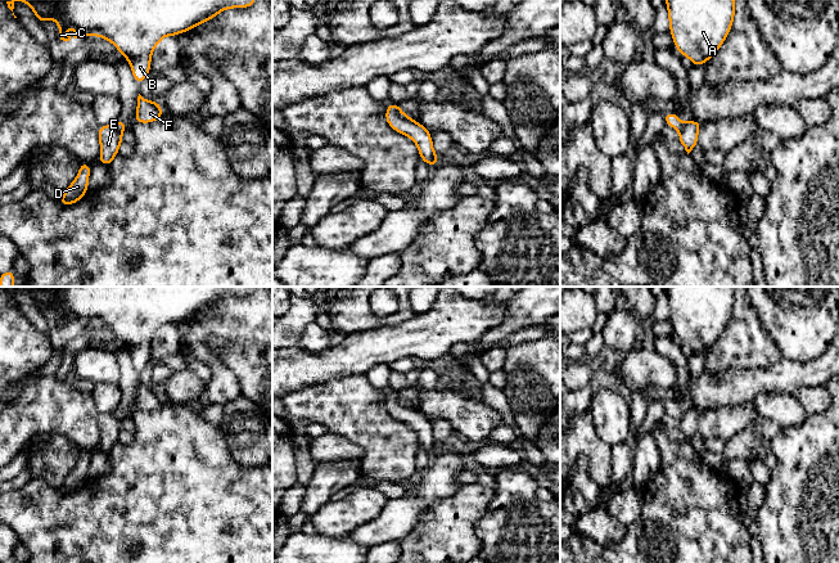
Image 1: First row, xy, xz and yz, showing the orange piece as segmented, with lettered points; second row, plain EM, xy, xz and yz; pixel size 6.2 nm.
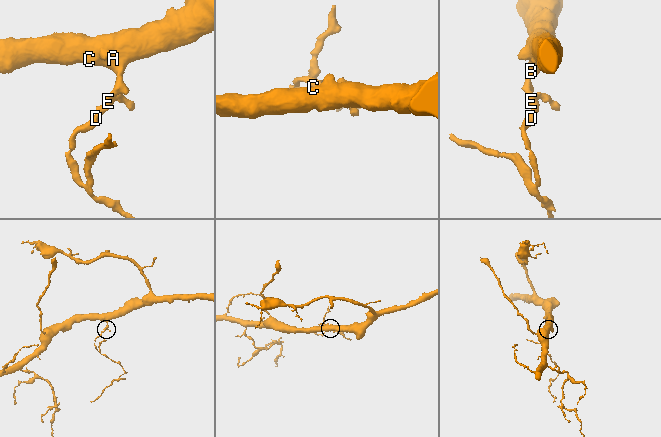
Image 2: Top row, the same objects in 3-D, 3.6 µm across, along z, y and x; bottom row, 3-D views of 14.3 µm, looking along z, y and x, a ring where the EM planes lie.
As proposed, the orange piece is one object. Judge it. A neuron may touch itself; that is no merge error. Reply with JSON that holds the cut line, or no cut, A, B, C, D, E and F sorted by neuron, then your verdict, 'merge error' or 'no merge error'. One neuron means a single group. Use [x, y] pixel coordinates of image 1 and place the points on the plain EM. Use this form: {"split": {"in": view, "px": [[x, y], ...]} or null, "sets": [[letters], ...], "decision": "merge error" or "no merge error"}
{"split": {"in": "xy", "px": [[112, 413], [122, 418]]}, "sets": [["A", "B", "C", "F"], ["D", "E"]], "decision": "merge error"}

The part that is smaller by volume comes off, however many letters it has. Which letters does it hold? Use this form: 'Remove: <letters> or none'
Remove: D, E

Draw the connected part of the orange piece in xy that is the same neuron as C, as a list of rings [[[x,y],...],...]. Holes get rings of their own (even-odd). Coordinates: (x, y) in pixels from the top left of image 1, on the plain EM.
[[[17,287],[6,289],[13,299],[15,289],[28,292],[42,312],[51,307],[59,312],[58,329],[72,333],[87,323],[112,330],[130,350],[134,368],[140,373],[152,359],[150,347],[158,330],[166,324],[176,324],[215,306],[222,298],[251,296],[257,287]],[[73,314],[76,324],[68,326],[66,317]]]

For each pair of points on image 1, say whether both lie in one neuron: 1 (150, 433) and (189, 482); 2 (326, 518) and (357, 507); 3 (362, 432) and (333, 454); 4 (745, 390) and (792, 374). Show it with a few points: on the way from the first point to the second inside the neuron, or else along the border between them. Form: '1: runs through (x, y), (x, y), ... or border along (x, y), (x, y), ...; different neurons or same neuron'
1: runs through (159, 446), (179, 472); same neuron
2: runs through (334, 518), (350, 512); same neuron
3: border along (328, 431), (353, 441), (362, 450), (361, 460); different neurons
4: runs through (757, 381), (780, 377); same neuron

